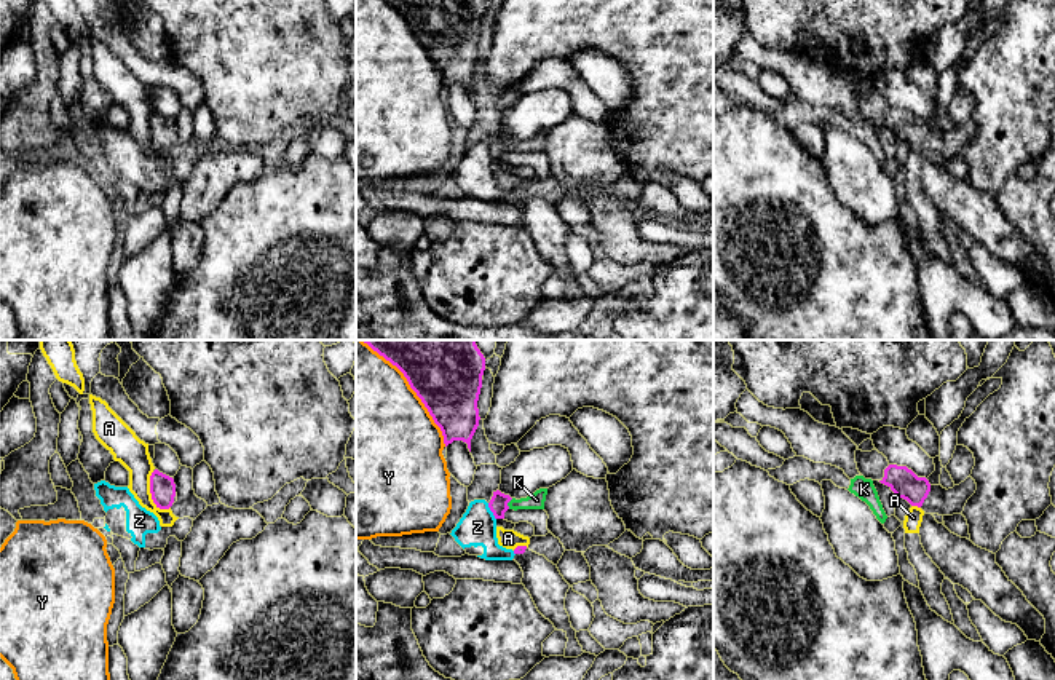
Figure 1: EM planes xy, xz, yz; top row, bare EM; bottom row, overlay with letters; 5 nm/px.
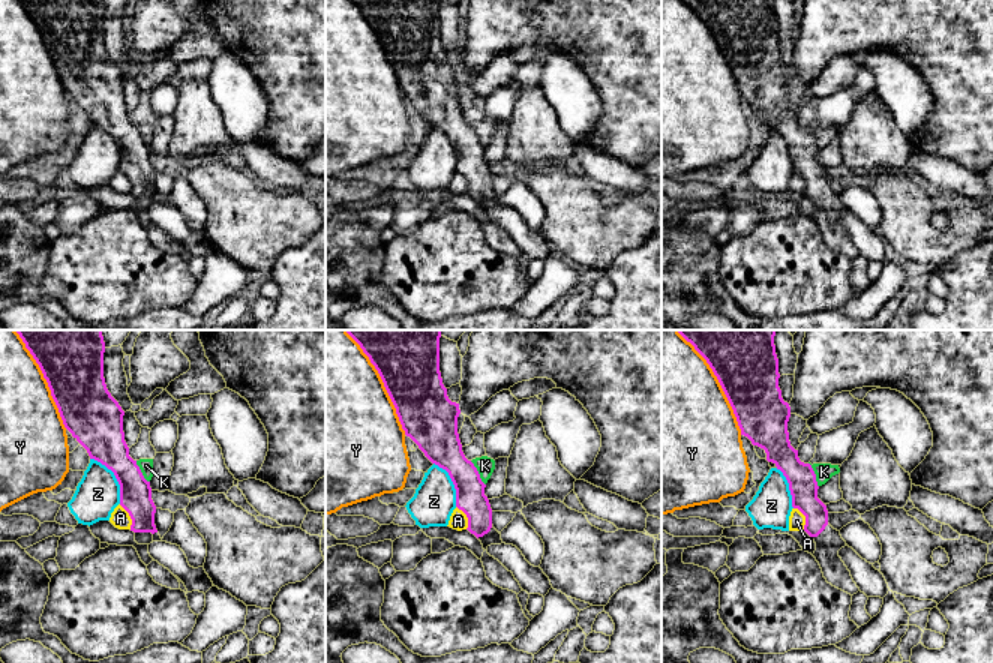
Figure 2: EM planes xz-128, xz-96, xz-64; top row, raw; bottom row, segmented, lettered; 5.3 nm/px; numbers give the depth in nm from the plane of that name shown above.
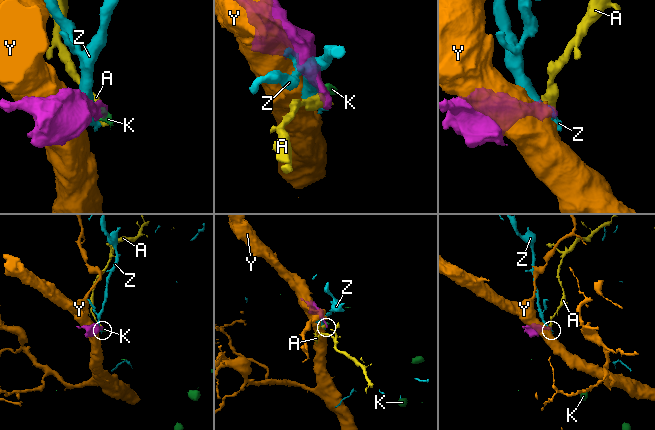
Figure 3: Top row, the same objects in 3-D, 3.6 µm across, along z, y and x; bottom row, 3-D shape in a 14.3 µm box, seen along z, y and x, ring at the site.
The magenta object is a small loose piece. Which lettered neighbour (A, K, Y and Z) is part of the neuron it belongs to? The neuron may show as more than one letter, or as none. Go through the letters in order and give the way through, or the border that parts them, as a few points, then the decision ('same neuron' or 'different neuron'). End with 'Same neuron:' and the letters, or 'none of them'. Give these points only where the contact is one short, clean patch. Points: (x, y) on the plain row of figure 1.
A: border xy (152, 114), (150, 141), (160, 150), (168, 152); different neuron
K: border xz (513, 141), (508, 150); different neuron
Y: different neuron
Z: border xz (487, 146), (495, 162); different neuron
Same neuron: none of them

